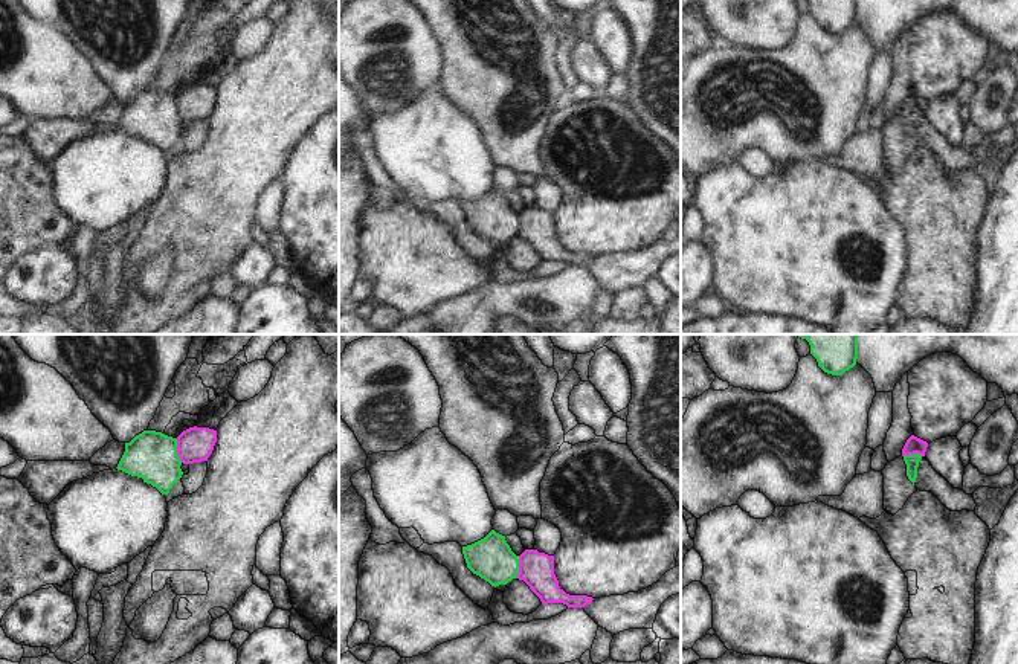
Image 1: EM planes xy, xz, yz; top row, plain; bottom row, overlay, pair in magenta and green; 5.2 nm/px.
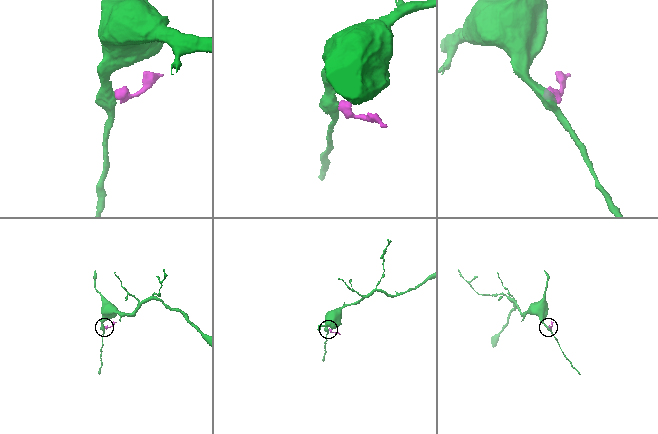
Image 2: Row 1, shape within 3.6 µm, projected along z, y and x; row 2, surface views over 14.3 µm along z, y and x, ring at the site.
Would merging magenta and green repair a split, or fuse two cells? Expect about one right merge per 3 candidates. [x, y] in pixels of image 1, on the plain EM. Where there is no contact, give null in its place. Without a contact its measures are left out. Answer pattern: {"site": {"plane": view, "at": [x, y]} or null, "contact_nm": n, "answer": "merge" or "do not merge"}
{"site": {"plane": "xy", "at": [177, 109]}, "contact_nm": 130, "answer": "do not merge"}

